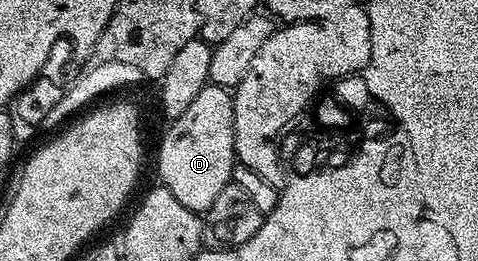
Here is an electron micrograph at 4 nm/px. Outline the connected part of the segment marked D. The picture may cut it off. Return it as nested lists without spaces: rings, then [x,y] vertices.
[[[204,86],[190,108],[171,123],[160,142],[156,166],[160,169],[159,181],[186,208],[196,211],[196,202],[214,204],[222,188],[232,181],[232,168],[238,159],[234,148],[233,95],[225,87]]]

